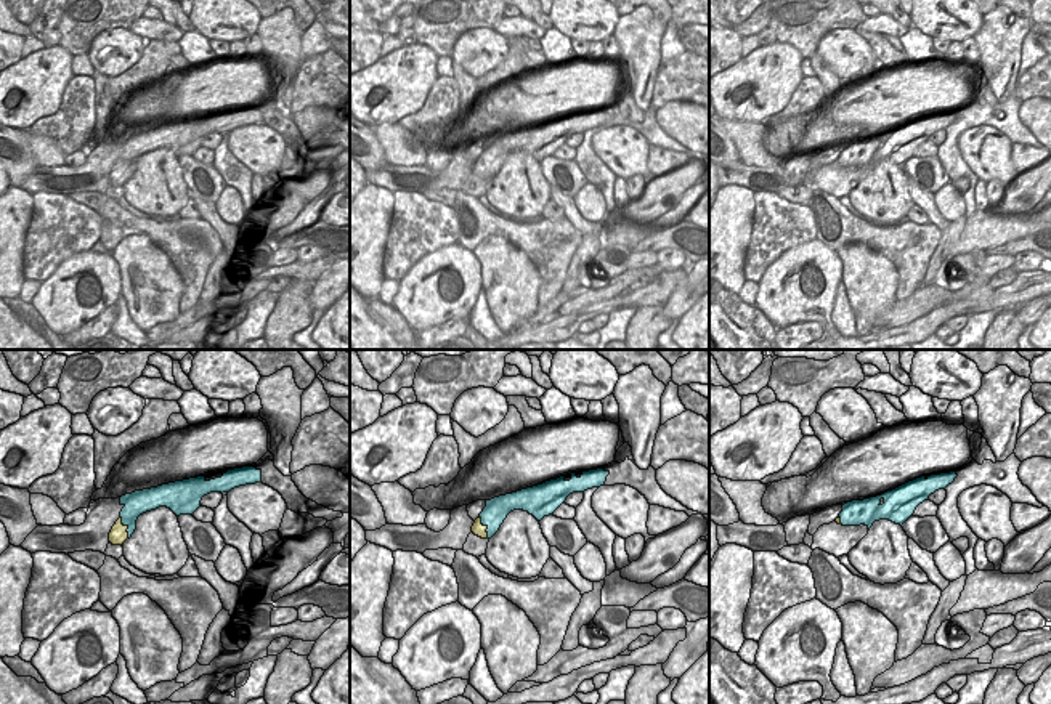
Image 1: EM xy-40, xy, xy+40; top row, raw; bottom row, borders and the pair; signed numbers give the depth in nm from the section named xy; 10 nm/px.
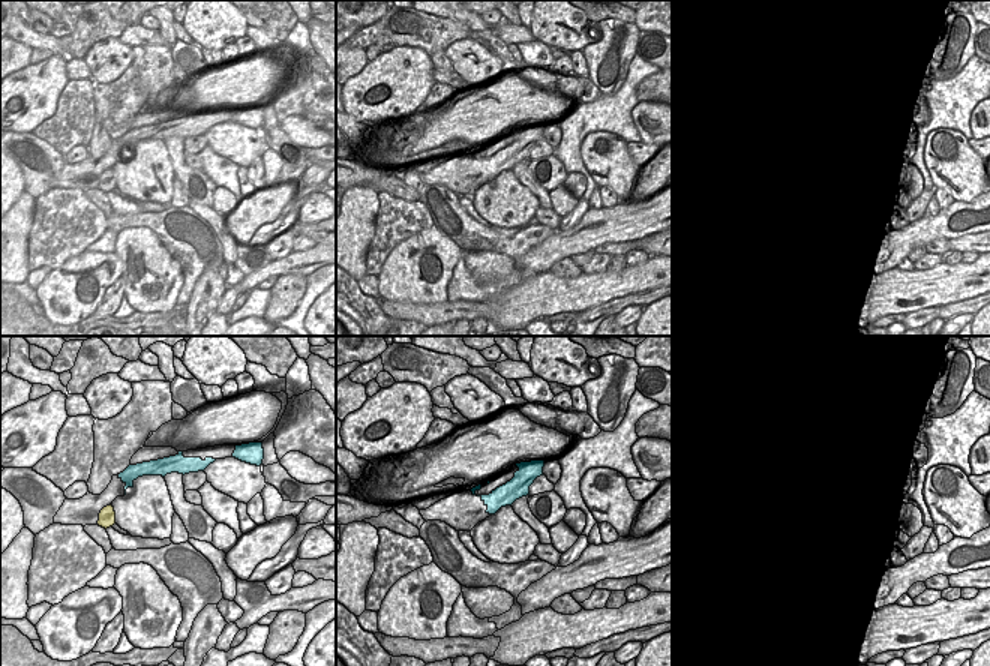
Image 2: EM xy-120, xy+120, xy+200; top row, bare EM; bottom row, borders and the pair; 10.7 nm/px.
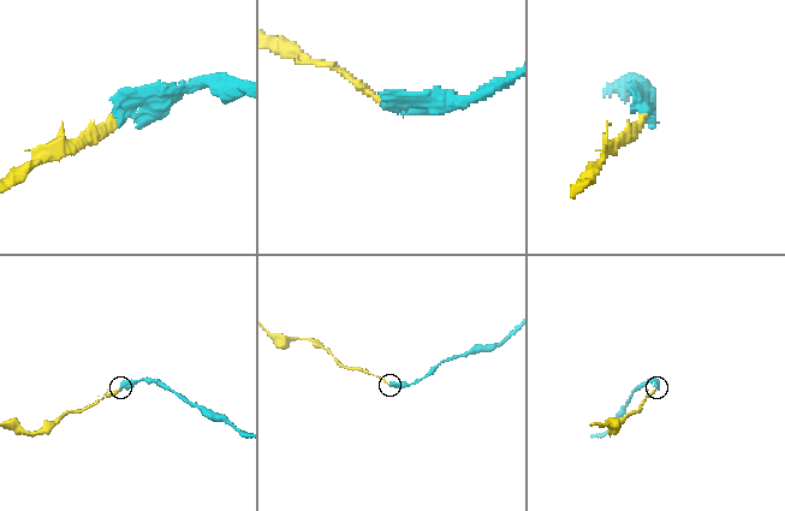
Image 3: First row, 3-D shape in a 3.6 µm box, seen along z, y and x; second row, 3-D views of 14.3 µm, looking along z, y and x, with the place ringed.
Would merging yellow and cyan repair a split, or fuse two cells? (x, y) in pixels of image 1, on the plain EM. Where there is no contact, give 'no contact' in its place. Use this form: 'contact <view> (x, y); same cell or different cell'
contact xy (486, 169); different cell

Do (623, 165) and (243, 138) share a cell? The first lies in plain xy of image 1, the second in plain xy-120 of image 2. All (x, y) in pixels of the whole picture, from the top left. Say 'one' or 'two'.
one

